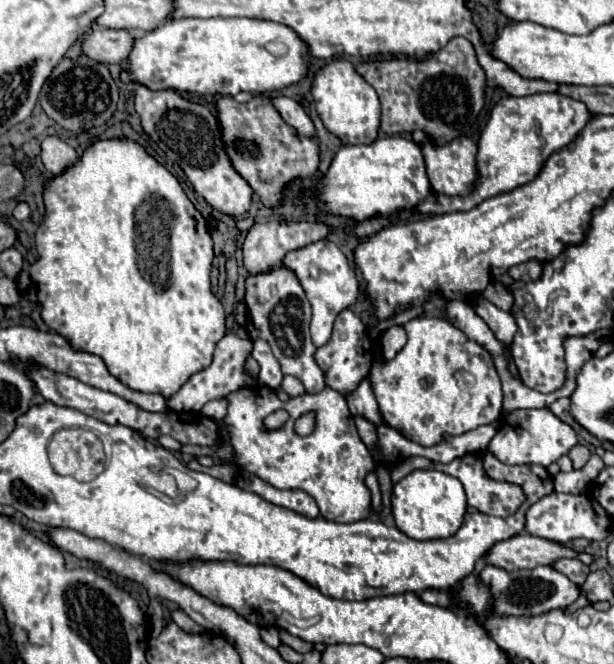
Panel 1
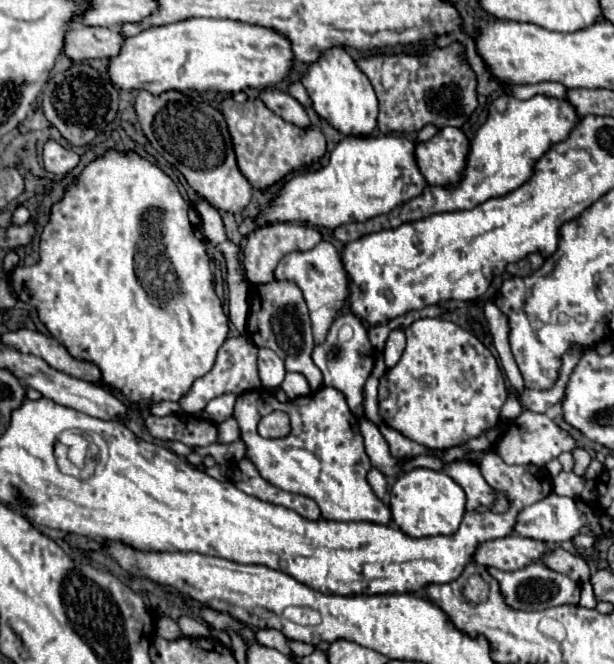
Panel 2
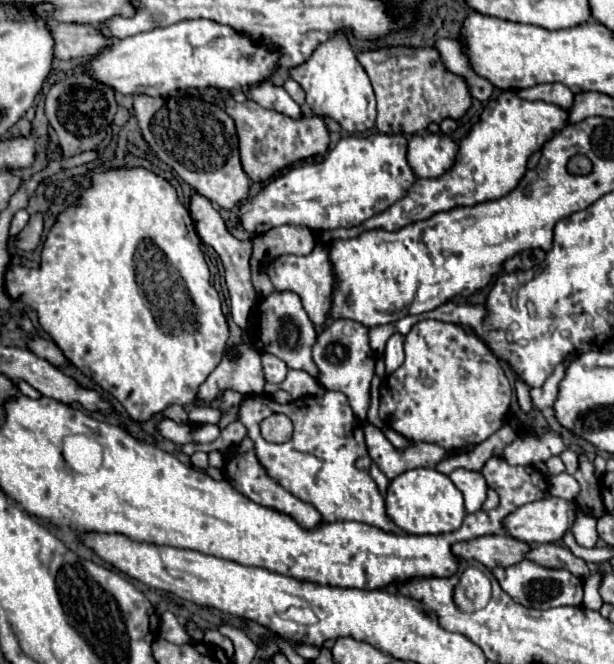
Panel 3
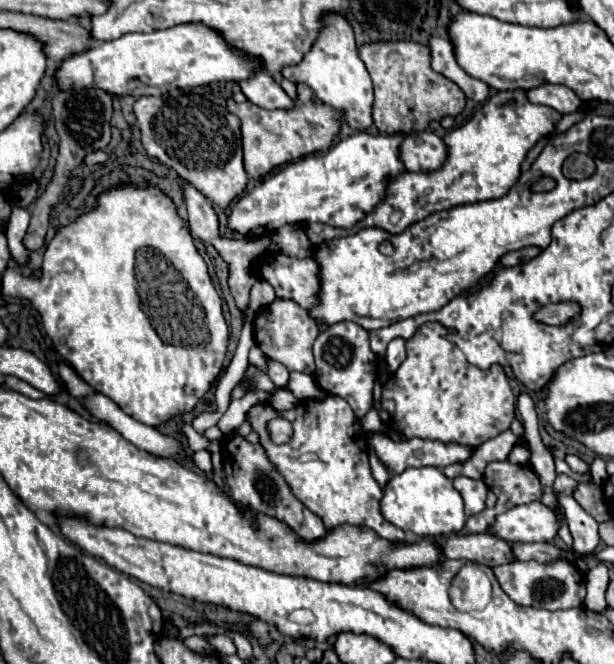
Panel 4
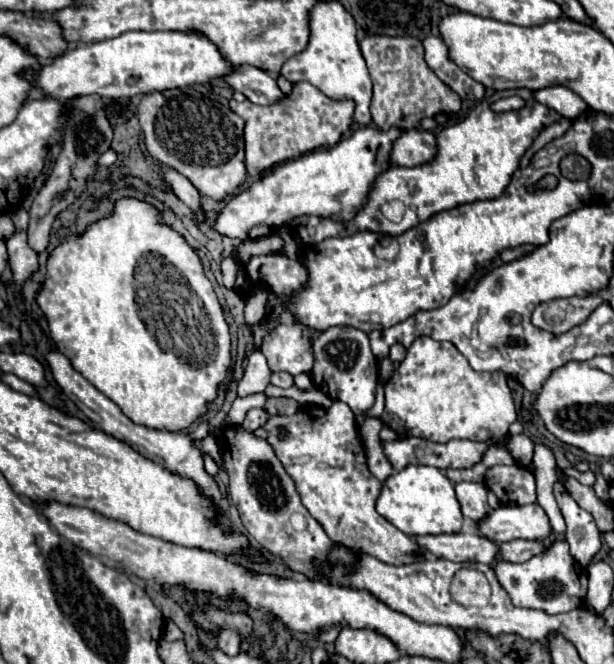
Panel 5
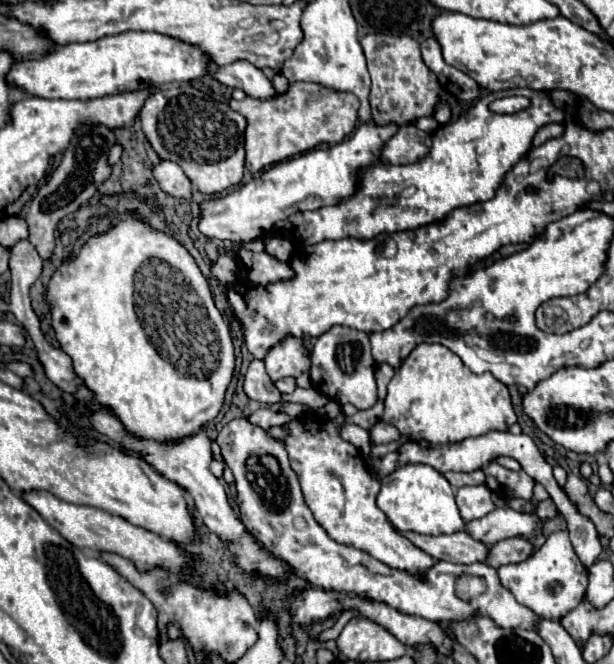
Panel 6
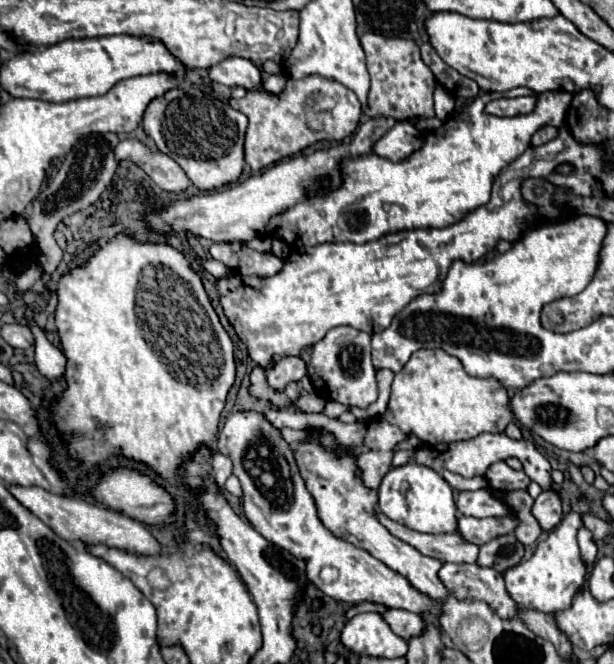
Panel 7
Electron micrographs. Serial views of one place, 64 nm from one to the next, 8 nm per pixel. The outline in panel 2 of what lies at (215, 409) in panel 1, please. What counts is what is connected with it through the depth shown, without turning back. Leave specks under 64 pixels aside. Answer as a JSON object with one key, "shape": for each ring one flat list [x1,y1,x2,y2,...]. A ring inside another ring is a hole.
{"shape":[[222,394,222,396,214,398,214,400,210,400,204,410,206,410,206,414,208,414,216,424,222,424,226,418,232,416,234,400,236,400,234,394]]}

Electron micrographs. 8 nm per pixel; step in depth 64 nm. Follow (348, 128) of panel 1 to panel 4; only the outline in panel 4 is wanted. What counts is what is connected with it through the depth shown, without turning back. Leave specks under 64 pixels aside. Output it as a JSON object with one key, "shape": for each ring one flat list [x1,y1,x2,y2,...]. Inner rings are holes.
{"shape":[[330,14,326,16,324,32,320,32,316,44,304,56,304,60,296,66,288,66,282,70,284,78,306,84,314,92,314,100,318,104,332,106,336,110,342,110,342,122,346,122,352,130,362,132,372,126,372,80,368,76,368,70,364,68,364,62,358,56,358,48,354,42,352,26,344,16]]}

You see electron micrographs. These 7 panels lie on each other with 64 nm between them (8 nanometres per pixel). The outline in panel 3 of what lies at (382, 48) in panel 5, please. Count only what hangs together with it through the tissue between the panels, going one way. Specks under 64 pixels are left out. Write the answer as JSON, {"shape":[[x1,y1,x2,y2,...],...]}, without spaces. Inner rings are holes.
{"shape":[[394,46,394,48,378,48,358,54,358,62,366,70,372,88,376,92,378,100,378,118,376,128,384,134,418,134,426,130,430,122,440,124,444,118,460,120,466,110,472,106,472,94,466,84,466,80,458,74,452,74,444,68,442,58,436,48,406,48,406,46]]}

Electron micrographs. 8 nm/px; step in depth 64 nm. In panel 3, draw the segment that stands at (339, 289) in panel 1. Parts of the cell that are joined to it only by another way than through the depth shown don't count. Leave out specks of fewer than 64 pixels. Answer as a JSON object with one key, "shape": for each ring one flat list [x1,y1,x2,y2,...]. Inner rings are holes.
{"shape":[[316,244,316,248,306,256,280,256,268,266,268,274,272,278,272,284,276,290,292,290,302,298,304,310,308,312,310,320,316,326,316,334,324,330,324,324,328,320,330,308,332,308,332,290,334,290,334,266,330,262,330,248,328,244]]}

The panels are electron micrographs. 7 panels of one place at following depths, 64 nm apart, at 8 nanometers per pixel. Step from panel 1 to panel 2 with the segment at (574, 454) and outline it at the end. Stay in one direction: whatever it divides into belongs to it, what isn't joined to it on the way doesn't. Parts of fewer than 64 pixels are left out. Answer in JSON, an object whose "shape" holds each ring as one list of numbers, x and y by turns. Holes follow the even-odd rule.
{"shape":[[574,448,572,450,572,456,574,456,574,472,576,474,584,474,584,470,588,468,592,456,584,448]]}

